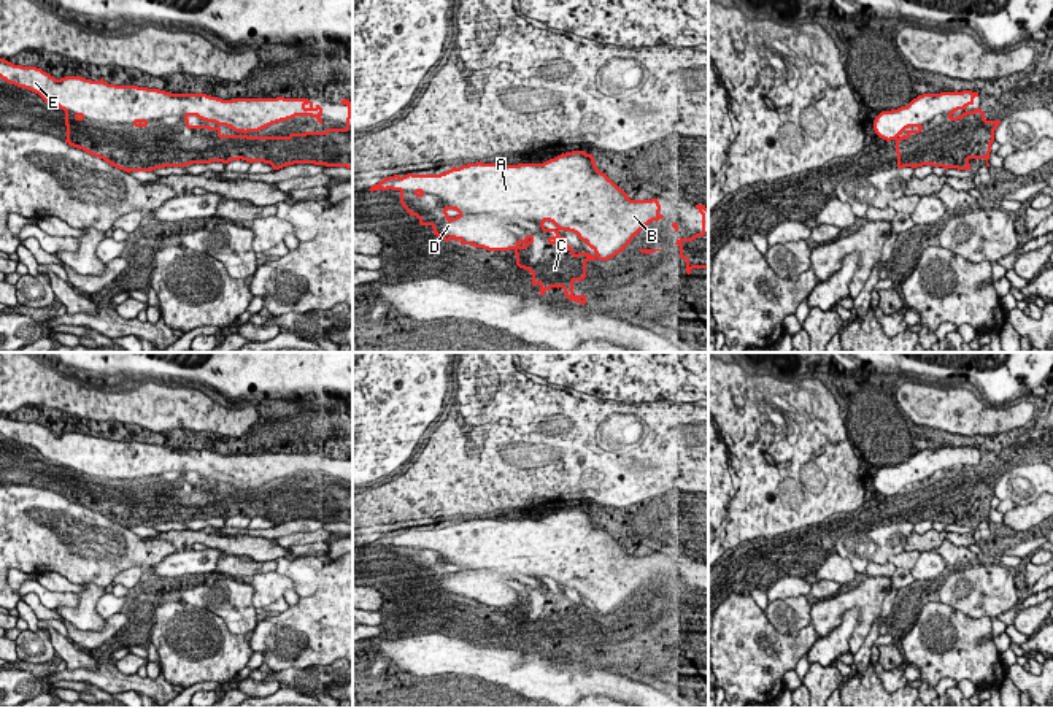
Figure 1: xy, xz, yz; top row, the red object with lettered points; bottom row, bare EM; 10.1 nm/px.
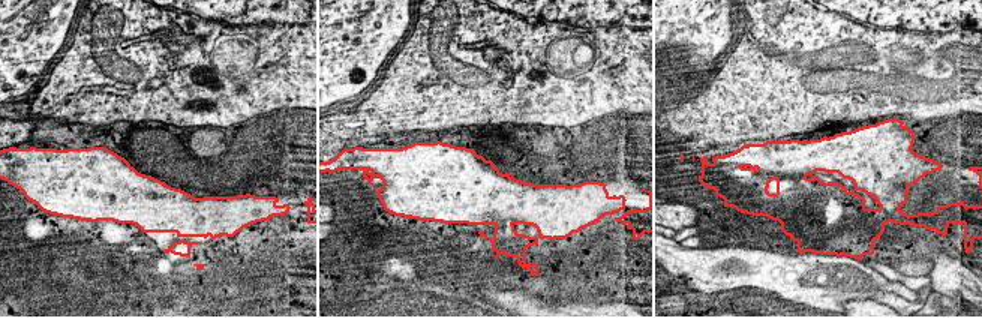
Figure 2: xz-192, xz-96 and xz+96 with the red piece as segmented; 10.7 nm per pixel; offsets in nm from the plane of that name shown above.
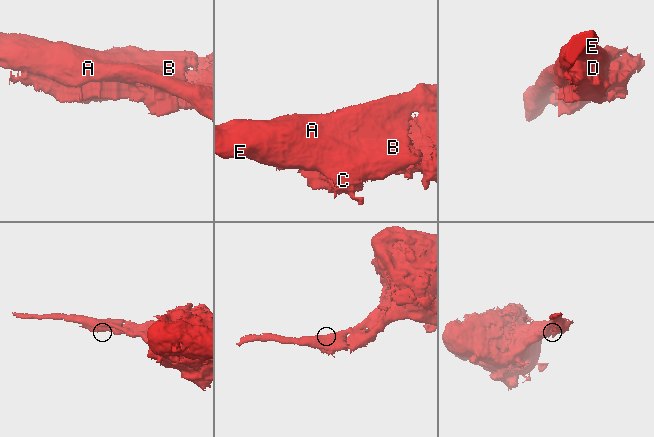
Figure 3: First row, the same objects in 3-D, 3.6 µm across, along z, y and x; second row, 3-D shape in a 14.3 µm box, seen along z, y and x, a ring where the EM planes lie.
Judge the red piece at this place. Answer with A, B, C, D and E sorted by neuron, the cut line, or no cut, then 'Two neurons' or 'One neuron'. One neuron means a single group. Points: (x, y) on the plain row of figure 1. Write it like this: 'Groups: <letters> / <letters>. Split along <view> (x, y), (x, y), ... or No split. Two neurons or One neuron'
Groups: A B C D E. No split. One neuron

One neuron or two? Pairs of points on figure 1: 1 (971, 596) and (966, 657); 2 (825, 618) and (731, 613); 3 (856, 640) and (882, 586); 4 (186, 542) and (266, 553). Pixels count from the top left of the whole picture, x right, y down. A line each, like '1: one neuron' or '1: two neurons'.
1: two neurons
2: two neurons
3: one neuron
4: one neuron

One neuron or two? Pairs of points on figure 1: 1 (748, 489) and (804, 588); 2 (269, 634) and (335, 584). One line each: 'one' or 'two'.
1: two
2: one

